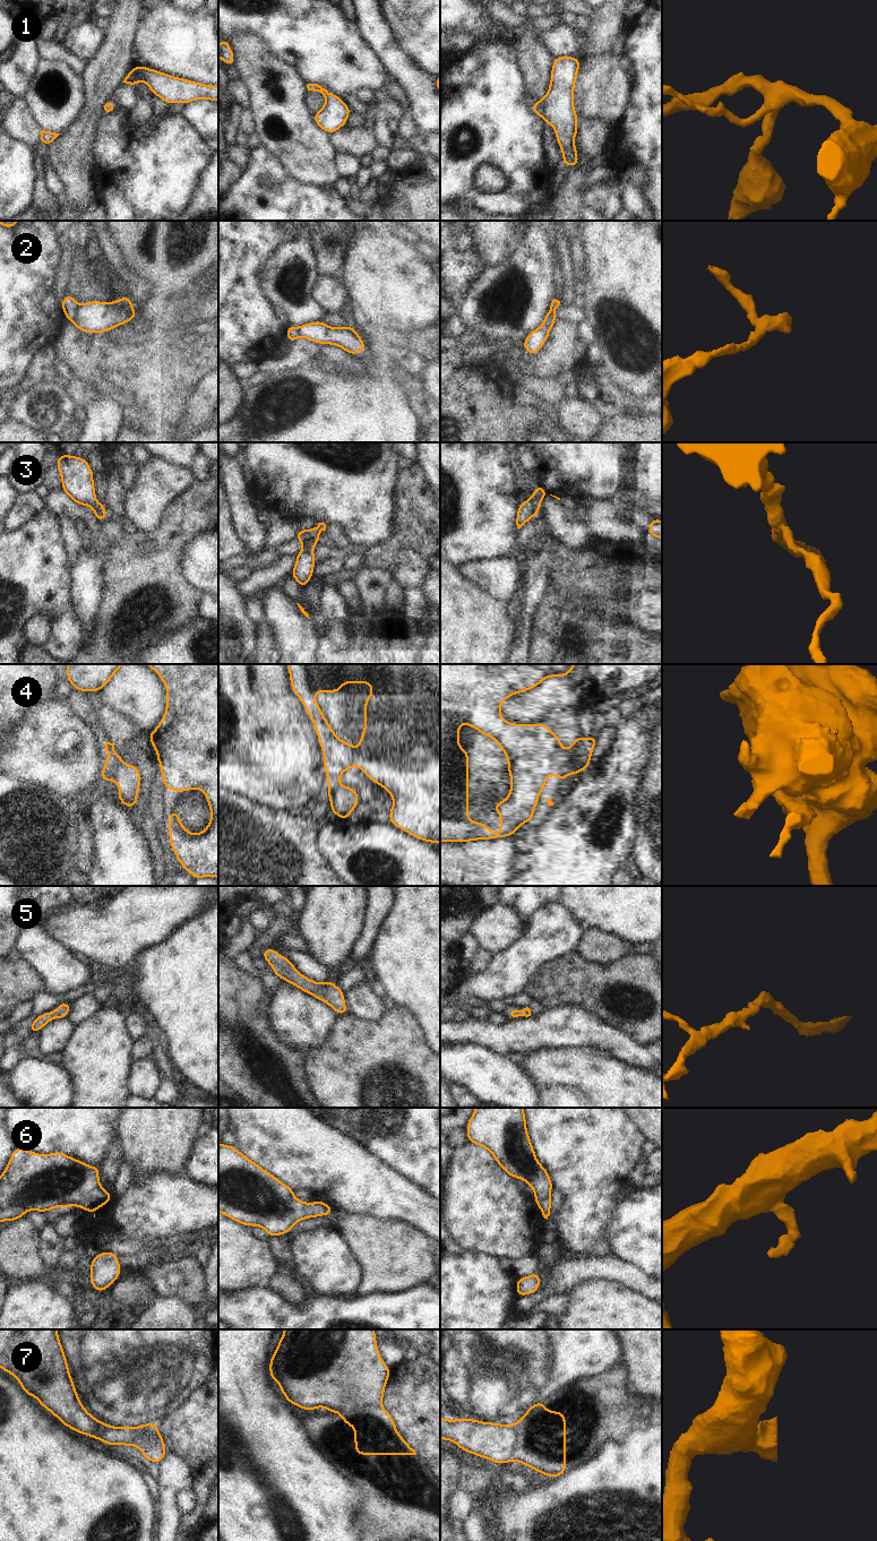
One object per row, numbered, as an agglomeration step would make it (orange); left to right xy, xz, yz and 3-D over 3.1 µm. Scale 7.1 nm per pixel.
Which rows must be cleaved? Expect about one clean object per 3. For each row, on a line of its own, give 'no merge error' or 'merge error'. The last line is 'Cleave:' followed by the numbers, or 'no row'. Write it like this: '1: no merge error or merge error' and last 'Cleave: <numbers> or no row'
1: no merge error
2: merge error
3: no merge error
4: merge error
5: no merge error
6: no merge error
7: merge error
Cleave: 2, 4, 7

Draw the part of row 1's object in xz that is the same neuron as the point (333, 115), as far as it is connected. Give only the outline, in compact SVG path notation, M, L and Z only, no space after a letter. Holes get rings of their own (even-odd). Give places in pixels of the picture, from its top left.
M308 84L308 91L323 94L326 97L324 106L312 118L317 126L328 134L334 134L346 126L349 114L352 110L336 94L329 93L318 84Z

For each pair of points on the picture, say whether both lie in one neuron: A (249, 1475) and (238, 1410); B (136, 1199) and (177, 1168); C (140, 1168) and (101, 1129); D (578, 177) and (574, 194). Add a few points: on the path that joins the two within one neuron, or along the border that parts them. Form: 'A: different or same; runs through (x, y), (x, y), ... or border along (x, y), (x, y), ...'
A: same; runs through (238, 1460), (238, 1426)
B: different; border along (186, 1176), (151, 1172), (143, 1178)
C: different; border along (119, 1119), (114, 1131)
D: same; runs through (574, 181), (574, 189)

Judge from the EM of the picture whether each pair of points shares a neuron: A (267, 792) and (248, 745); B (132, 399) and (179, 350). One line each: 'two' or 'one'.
A: one
B: one

